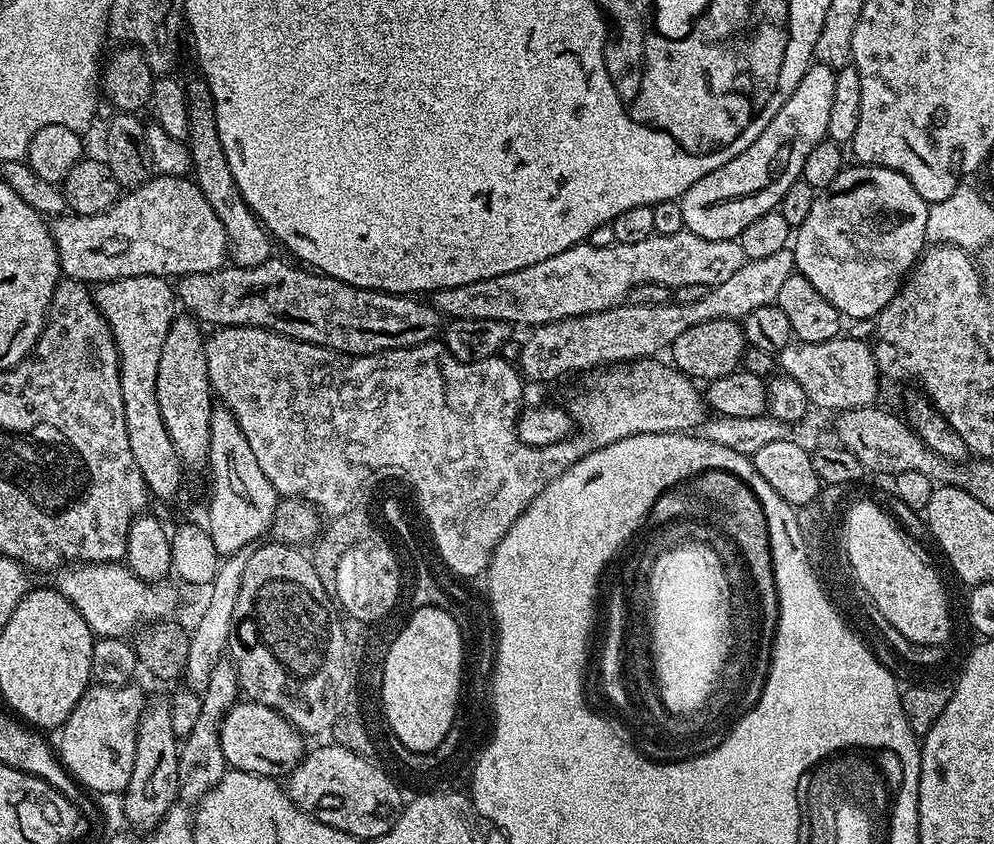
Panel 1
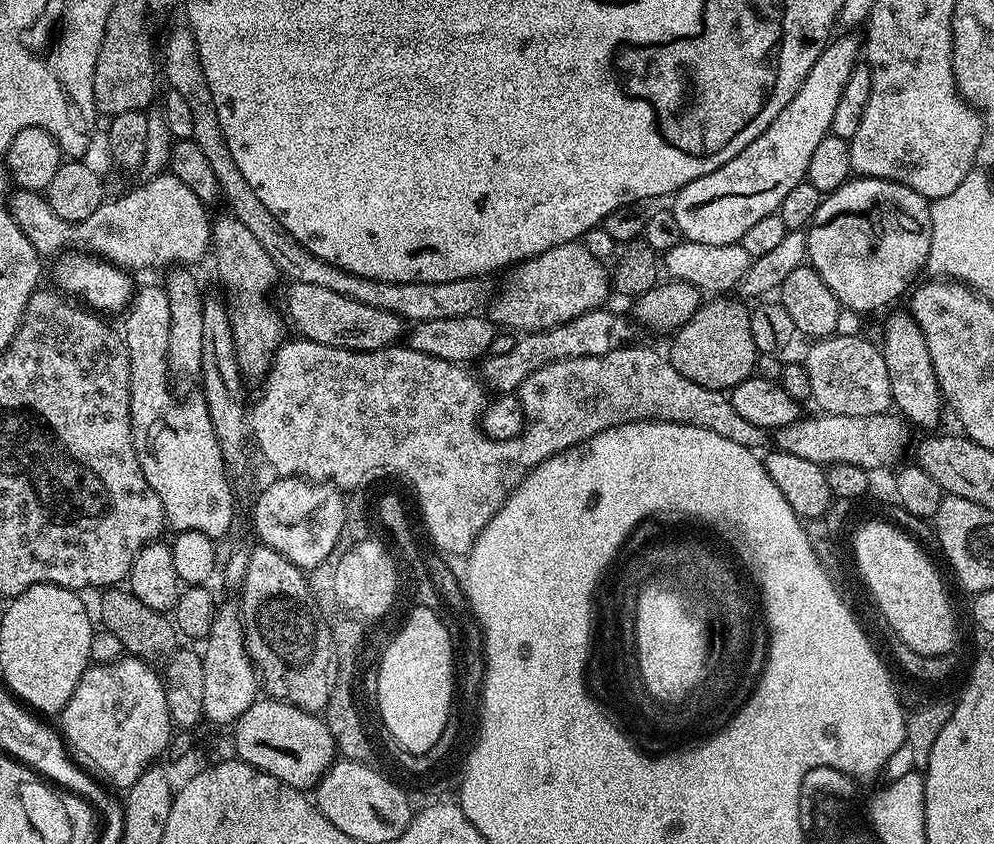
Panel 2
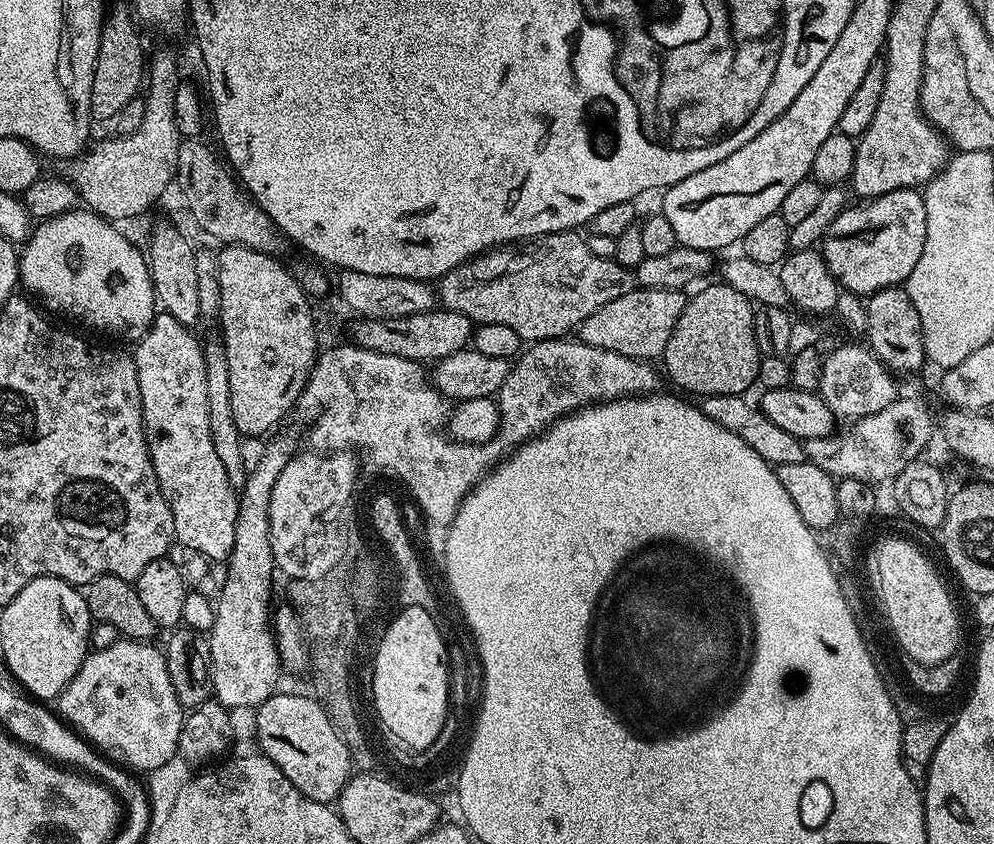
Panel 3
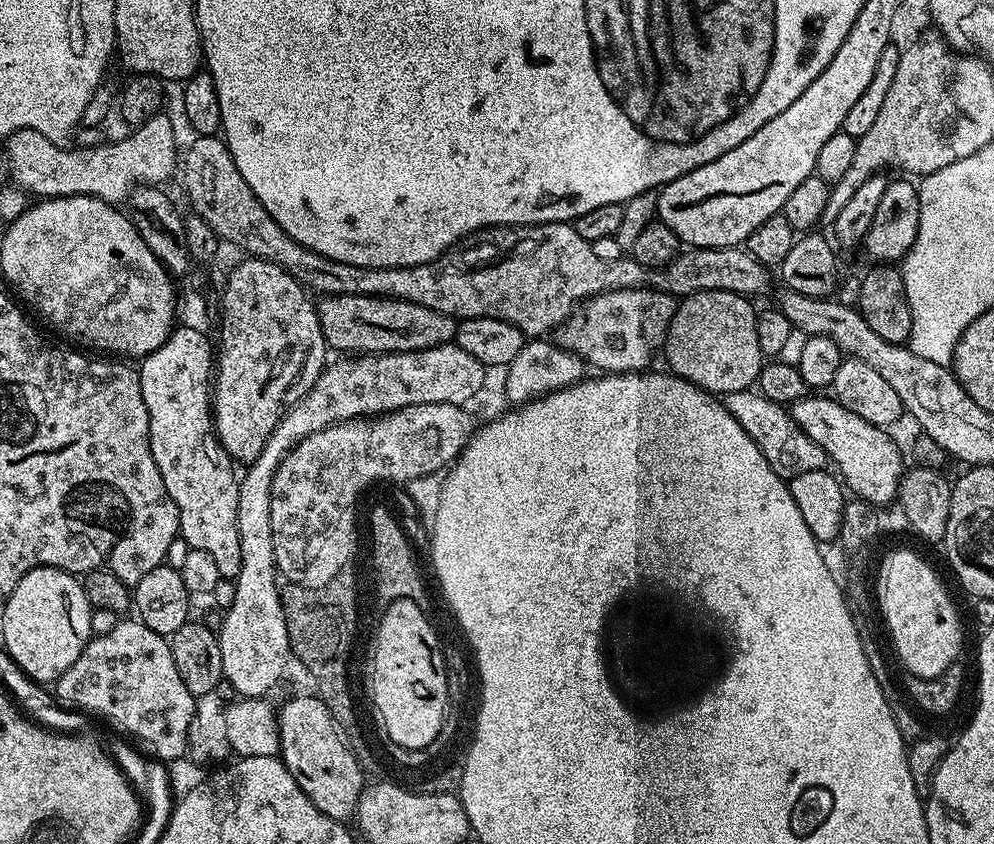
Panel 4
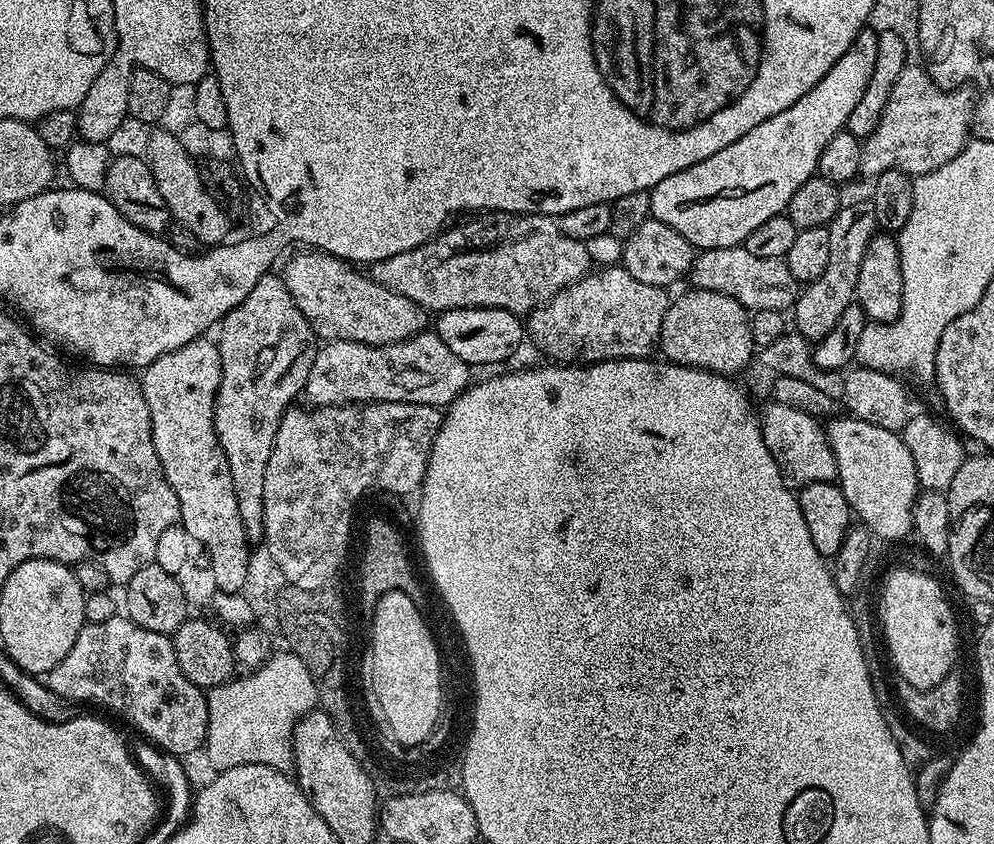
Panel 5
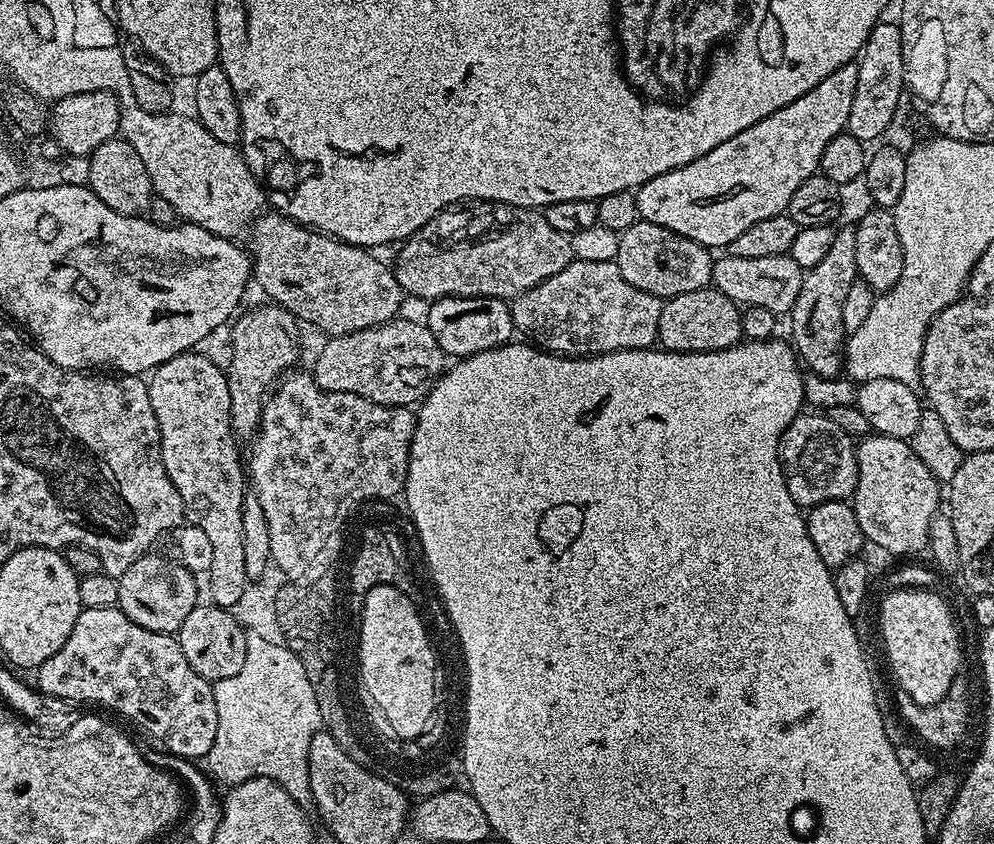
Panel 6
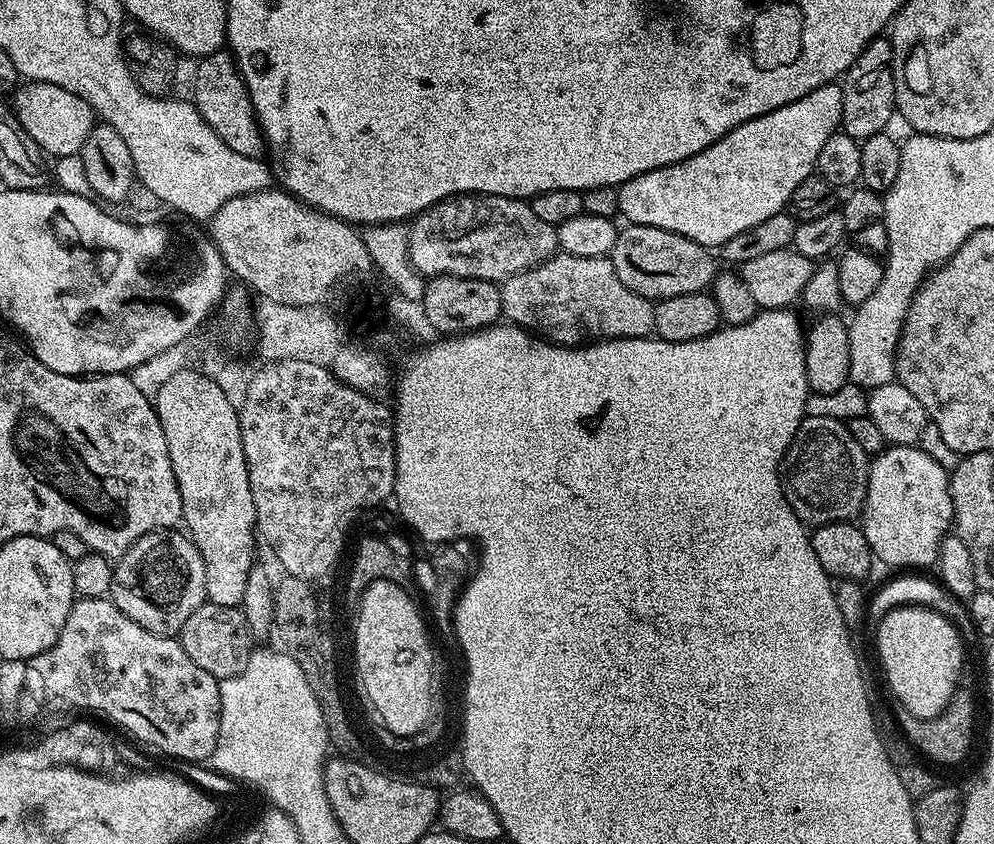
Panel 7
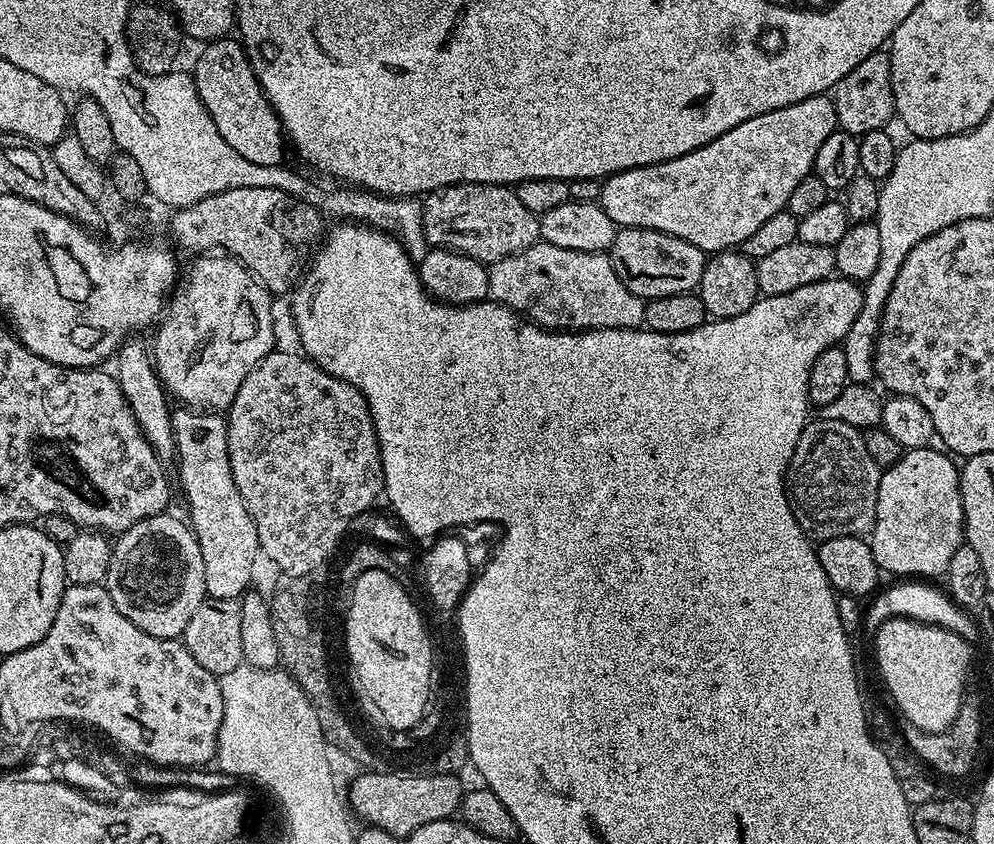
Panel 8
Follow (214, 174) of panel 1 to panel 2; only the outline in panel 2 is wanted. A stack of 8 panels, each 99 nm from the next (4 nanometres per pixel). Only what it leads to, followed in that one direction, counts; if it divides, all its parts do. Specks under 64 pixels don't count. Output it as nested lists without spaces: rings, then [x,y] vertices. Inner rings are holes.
[[[231,214],[212,220],[211,247],[214,256],[216,252],[216,272],[228,287],[228,296],[232,299],[230,315],[240,375],[244,378],[263,377],[272,364],[272,357],[286,340],[285,317],[278,311],[277,305],[275,308],[268,301],[272,287],[278,281],[276,267],[274,262],[270,262],[270,254],[266,254],[266,249],[254,239],[254,234],[250,234],[250,230],[246,230],[246,226],[242,226],[242,222]]]

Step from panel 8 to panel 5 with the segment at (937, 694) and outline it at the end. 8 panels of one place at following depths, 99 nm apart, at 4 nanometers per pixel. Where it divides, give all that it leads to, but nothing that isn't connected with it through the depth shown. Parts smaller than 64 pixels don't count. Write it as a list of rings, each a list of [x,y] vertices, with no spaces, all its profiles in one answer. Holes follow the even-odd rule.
[[[899,566],[884,580],[884,589],[881,590],[880,596],[878,595],[878,620],[882,625],[882,640],[885,644],[888,643],[888,652],[892,655],[892,664],[900,671],[899,679],[905,684],[914,686],[915,688],[933,688],[938,686],[938,682],[942,682],[942,678],[946,678],[948,672],[953,671],[956,660],[956,638],[958,639],[958,621],[956,616],[952,613],[952,608],[948,605],[948,596],[944,593],[944,588],[933,577],[934,575],[927,572],[916,572],[914,569],[907,566]]]

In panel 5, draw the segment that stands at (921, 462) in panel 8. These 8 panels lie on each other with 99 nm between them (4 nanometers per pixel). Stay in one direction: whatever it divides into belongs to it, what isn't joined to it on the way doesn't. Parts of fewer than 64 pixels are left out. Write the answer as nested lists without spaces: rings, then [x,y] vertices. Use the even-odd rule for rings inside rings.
[[[837,415],[826,424],[830,448],[836,459],[836,480],[855,519],[884,540],[900,540],[912,532],[914,502],[922,489],[914,466],[913,455],[901,433],[882,430],[856,416]]]

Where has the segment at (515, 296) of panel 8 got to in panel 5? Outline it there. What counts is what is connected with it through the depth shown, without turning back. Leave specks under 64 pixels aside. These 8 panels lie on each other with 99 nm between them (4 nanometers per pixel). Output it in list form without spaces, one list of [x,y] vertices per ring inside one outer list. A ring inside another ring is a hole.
[[[623,266],[589,271],[578,282],[566,286],[550,302],[526,317],[526,336],[552,362],[597,364],[603,360],[638,360],[653,355],[660,342],[662,318],[670,303],[663,288],[638,282]]]

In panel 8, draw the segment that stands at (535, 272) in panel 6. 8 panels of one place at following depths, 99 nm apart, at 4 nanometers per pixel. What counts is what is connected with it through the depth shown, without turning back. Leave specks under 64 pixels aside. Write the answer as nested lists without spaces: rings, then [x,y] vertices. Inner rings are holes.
[[[451,184],[445,188],[436,188],[423,197],[424,230],[429,245],[434,248],[451,248],[479,260],[485,266],[491,266],[496,260],[506,258],[515,252],[521,252],[540,240],[540,217],[526,210],[518,202],[515,191],[503,184]]]

